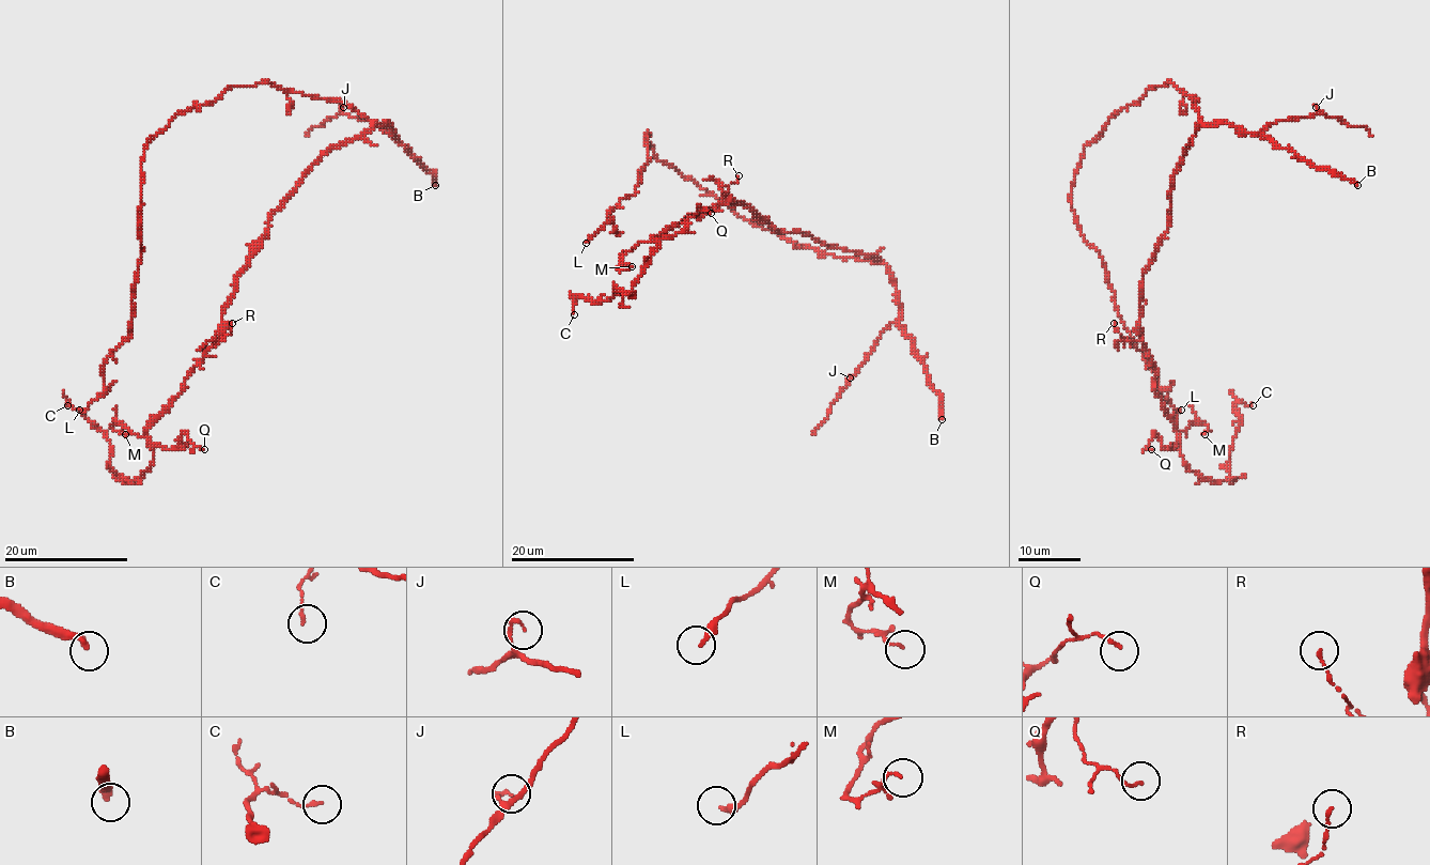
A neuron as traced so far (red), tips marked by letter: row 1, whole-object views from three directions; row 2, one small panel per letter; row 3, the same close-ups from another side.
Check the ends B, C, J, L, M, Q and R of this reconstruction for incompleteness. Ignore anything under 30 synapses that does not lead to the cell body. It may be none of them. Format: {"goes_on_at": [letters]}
{"goes_on_at": ["B"]}

